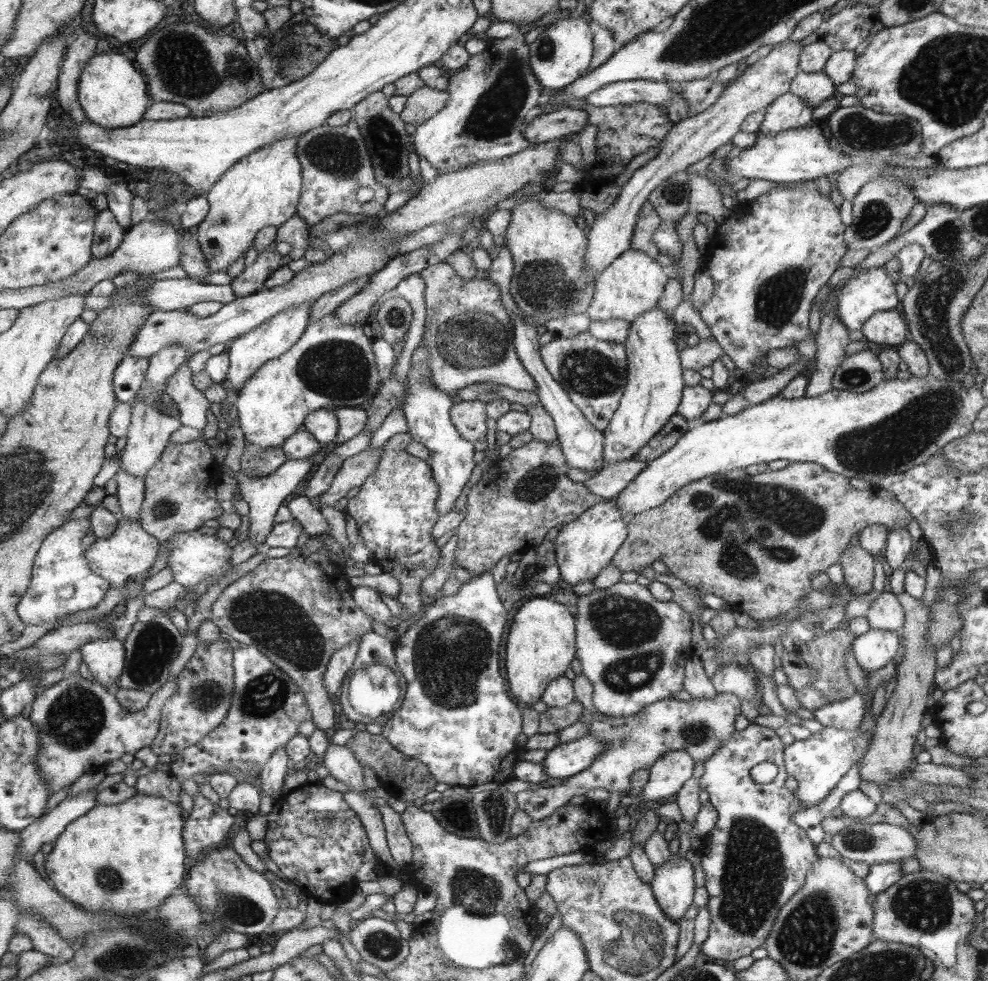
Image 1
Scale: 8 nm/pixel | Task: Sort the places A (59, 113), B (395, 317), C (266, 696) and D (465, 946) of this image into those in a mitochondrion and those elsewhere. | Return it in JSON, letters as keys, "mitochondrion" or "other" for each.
{"A":"other","B":"mitochondrion","C":"mitochondrion","D":"other"}

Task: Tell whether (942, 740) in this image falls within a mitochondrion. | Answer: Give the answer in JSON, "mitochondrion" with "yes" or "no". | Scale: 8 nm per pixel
{"mitochondrion":"no"}

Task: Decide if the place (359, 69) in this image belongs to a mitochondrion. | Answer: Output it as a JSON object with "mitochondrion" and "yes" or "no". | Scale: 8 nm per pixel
{"mitochondrion":"no"}

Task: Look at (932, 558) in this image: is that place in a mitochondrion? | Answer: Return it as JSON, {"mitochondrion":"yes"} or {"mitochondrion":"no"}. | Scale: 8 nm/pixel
{"mitochondrion":"no"}

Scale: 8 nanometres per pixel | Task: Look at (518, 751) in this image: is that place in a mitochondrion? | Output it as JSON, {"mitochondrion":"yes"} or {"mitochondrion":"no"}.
{"mitochondrion":"no"}

